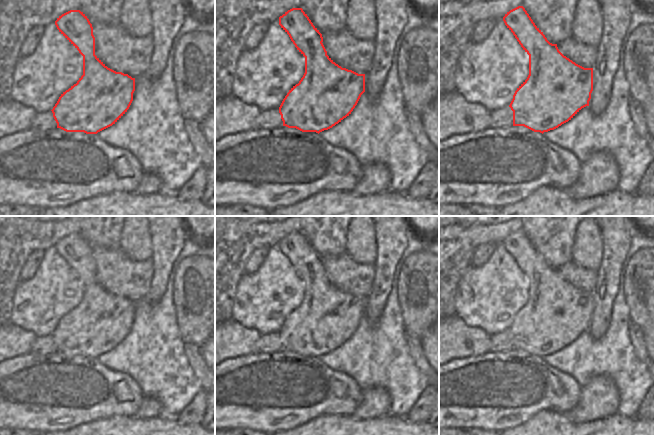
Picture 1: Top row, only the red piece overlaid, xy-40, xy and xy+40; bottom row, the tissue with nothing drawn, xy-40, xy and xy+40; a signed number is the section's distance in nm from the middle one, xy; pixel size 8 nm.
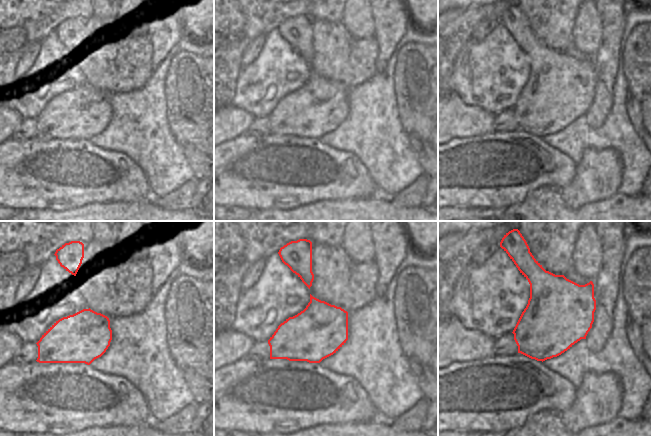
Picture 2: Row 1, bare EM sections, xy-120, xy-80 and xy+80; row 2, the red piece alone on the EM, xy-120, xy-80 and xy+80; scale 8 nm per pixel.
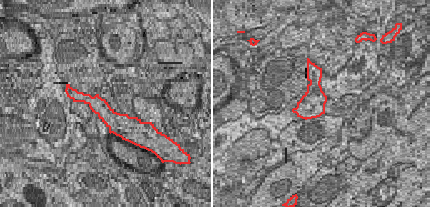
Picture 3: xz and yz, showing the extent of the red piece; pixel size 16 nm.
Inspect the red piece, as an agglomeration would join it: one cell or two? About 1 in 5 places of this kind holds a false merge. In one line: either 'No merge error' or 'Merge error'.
Merge error.

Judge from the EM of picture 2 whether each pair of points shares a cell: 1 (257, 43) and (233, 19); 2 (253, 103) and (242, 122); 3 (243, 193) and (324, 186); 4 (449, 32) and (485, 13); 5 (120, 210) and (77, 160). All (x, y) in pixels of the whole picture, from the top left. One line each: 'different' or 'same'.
1: different
2: different
3: same
4: same
5: different

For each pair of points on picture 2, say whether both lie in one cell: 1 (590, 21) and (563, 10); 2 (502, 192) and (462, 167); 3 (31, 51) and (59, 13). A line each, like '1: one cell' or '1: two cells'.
1: two cells
2: one cell
3: two cells

